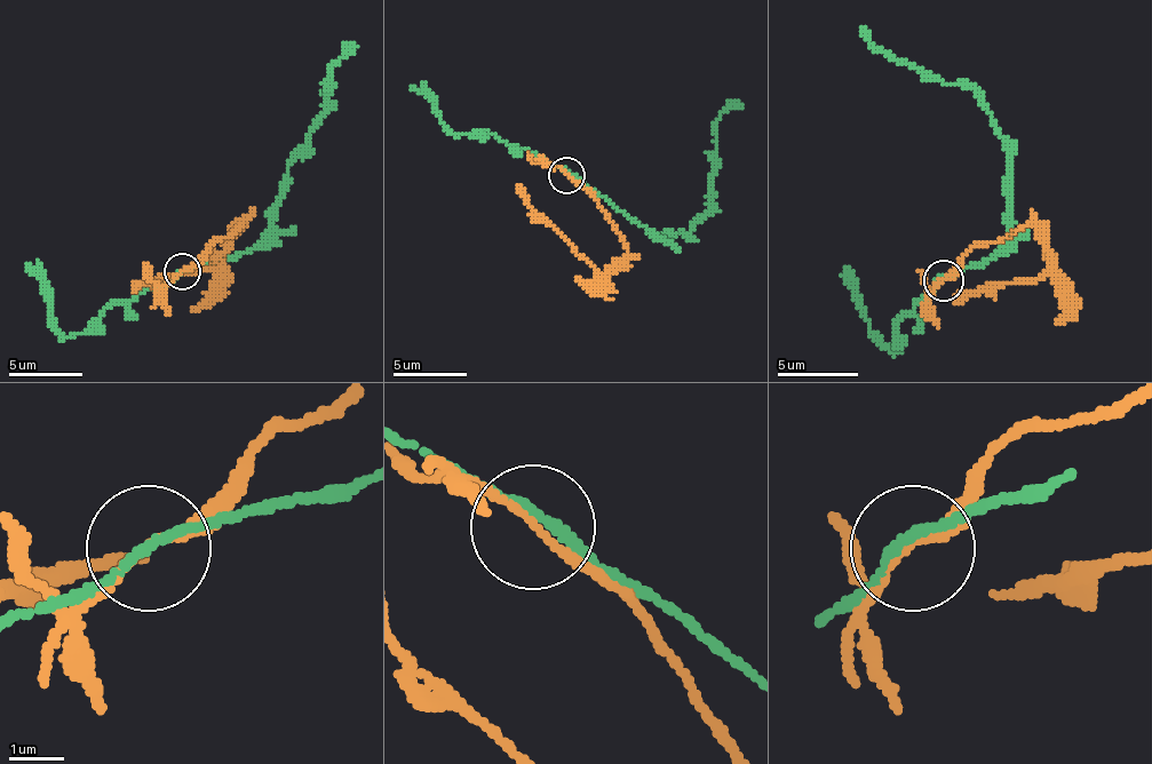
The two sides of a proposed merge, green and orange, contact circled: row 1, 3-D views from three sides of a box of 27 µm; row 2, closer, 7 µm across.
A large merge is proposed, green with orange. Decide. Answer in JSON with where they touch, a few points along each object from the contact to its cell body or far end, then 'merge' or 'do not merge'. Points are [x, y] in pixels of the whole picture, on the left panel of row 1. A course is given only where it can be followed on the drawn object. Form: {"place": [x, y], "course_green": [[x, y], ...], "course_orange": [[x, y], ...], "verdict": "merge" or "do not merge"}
{"place": [182, 271], "course_green": [[184, 270], [232, 260], [262, 238], [287, 160], [302, 145], [324, 109], [332, 69], [357, 46]], "course_orange": [[181, 270], [214, 241], [229, 238], [244, 223], [239, 223], [217, 256], [203, 267], [148, 278], [133, 293]], "verdict": "do not merge"}

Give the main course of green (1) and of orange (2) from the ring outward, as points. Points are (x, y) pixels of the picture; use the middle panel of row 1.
1: (569, 174), (646, 229), (686, 233), (708, 211), (716, 122), (727, 108), (741, 104)
2: (565, 174), (598, 204), (628, 252), (624, 259), (602, 273), (532, 207), (517, 185)

